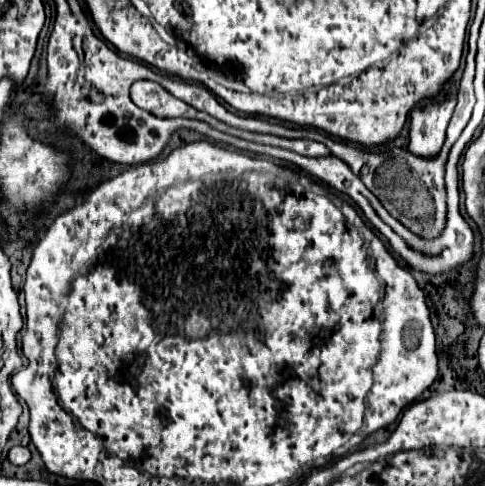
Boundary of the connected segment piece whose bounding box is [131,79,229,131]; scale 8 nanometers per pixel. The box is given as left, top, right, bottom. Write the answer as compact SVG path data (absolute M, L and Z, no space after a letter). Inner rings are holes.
M139 79L131 85L131 99L137 107L157 115L157 117L191 117L191 119L203 119L209 125L229 131L227 125L223 125L219 119L213 119L211 115L205 115L203 111L197 111L195 107L189 107L185 101L177 99L175 95L169 95L159 83Z

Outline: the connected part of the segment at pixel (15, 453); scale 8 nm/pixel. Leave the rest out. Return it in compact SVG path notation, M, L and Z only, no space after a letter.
M13 447L9 451L9 461L13 465L25 465L29 459L31 459L31 453L29 453L27 447Z

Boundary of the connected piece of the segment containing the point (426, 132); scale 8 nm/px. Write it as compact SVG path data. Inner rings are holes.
M451 95L441 103L415 107L409 115L409 151L421 157L435 157L445 141L445 129L457 99Z

